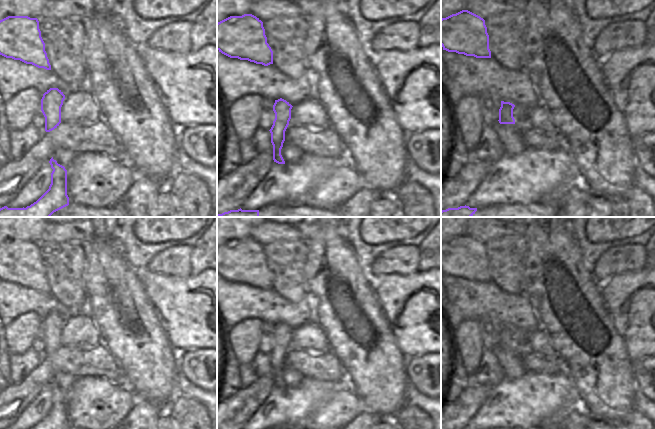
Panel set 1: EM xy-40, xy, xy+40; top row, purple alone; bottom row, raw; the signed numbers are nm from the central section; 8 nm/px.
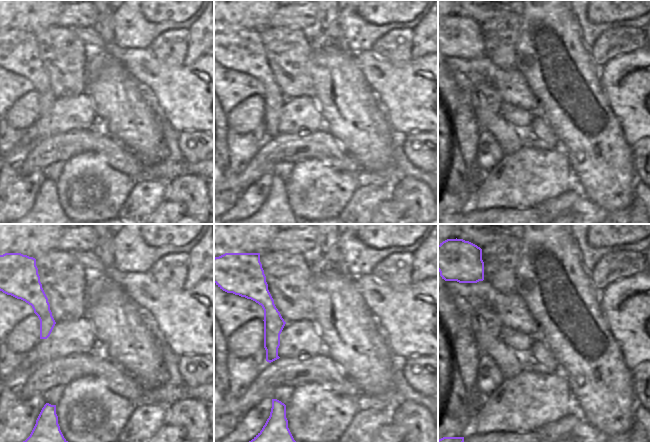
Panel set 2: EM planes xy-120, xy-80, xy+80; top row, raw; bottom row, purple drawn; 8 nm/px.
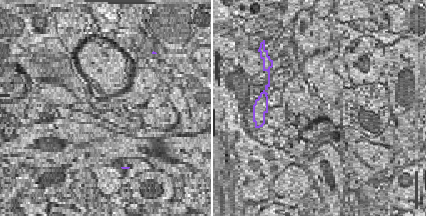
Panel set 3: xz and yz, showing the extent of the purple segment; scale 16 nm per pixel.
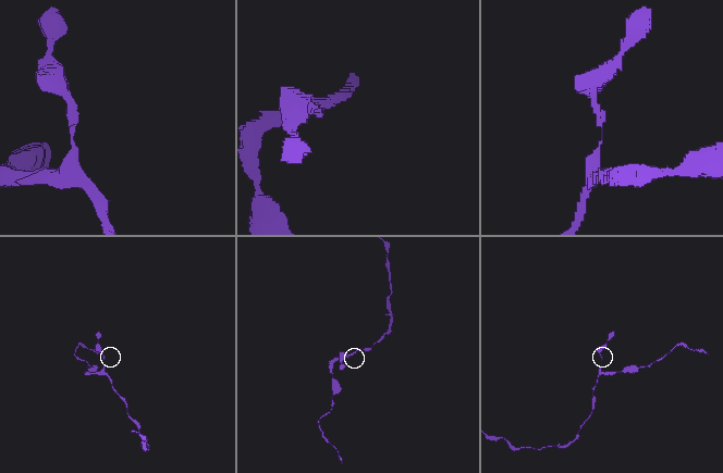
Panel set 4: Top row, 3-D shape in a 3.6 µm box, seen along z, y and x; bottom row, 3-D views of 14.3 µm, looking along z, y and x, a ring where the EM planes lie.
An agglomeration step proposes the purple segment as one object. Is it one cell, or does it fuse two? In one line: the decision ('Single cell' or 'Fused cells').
Single cell.

